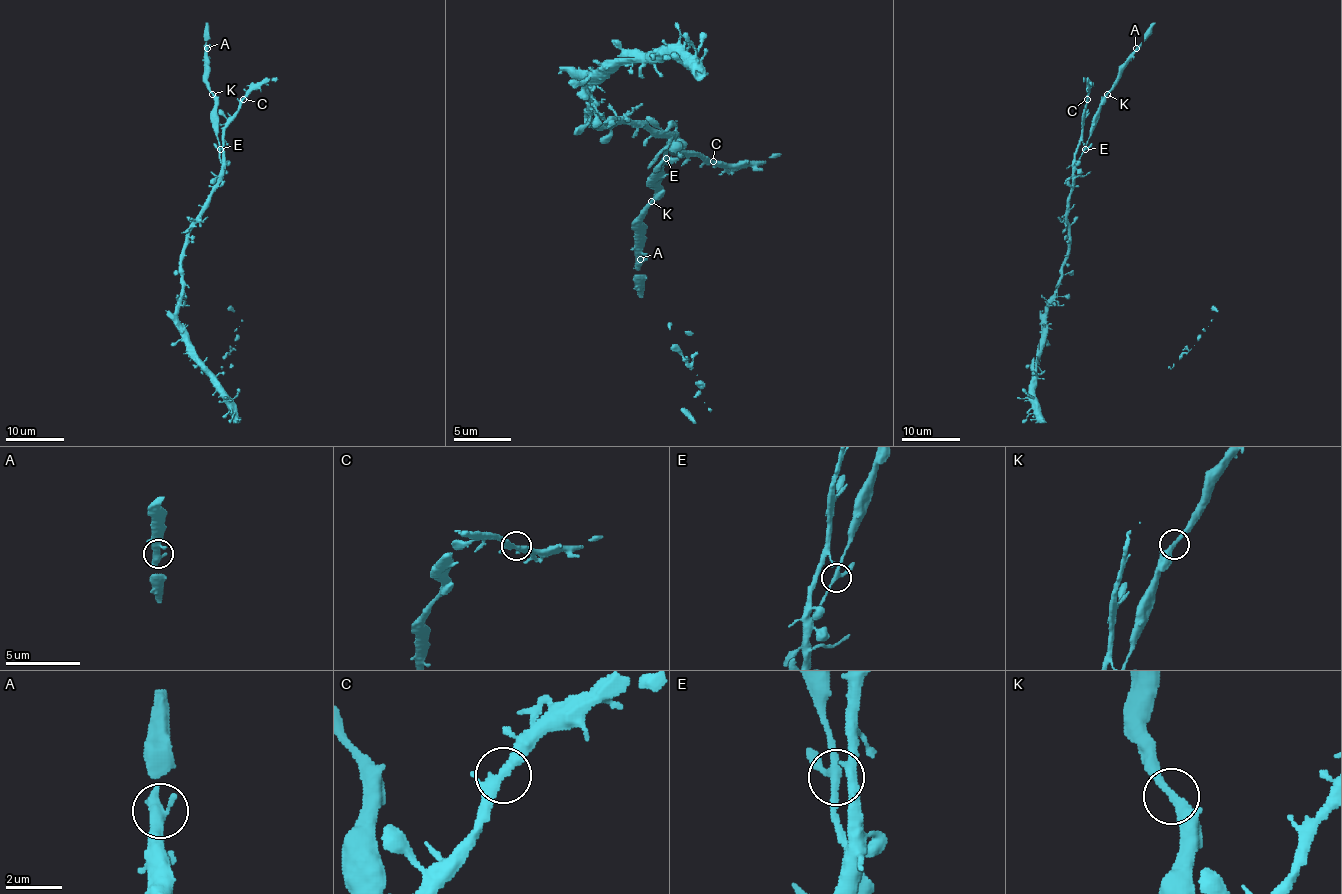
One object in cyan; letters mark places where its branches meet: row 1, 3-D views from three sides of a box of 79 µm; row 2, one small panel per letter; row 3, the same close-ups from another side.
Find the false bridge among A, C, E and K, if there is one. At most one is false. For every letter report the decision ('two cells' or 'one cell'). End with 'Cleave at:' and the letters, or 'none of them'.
A: one cell
C: one cell
E: one cell
K: one cell
Cleave at: none of them

